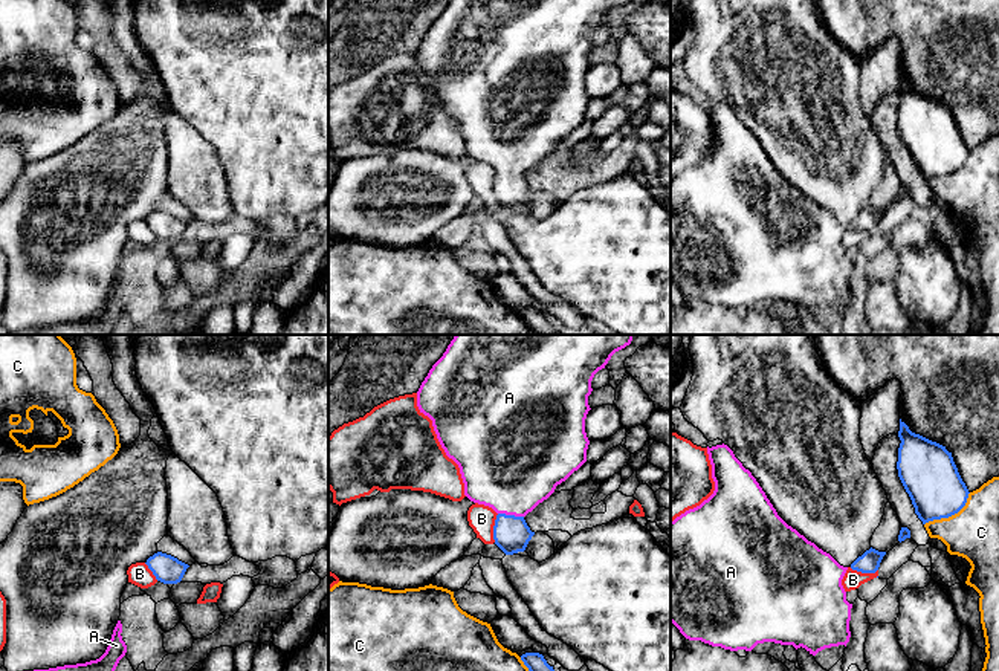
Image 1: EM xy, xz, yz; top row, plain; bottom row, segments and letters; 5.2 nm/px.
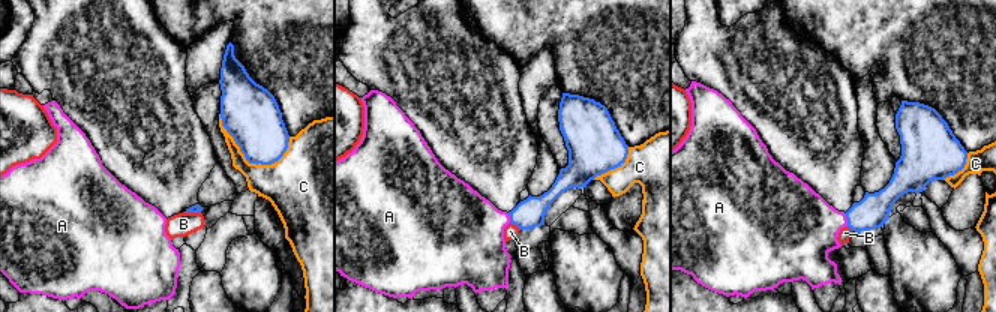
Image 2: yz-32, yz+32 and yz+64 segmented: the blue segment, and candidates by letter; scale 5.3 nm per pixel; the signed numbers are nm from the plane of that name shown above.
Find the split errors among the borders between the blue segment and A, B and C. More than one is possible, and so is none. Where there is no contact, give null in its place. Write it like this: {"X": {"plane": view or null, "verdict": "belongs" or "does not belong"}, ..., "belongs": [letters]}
{"A": {"plane": "xz", "verdict": "belongs"}, "B": {"plane": "xz", "verdict": "does not belong"}, "C": {"plane": "yz", "verdict": "does not belong"}, "belongs": ["A"]}

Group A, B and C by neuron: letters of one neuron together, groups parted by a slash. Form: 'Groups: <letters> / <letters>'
Groups: A / B / C

